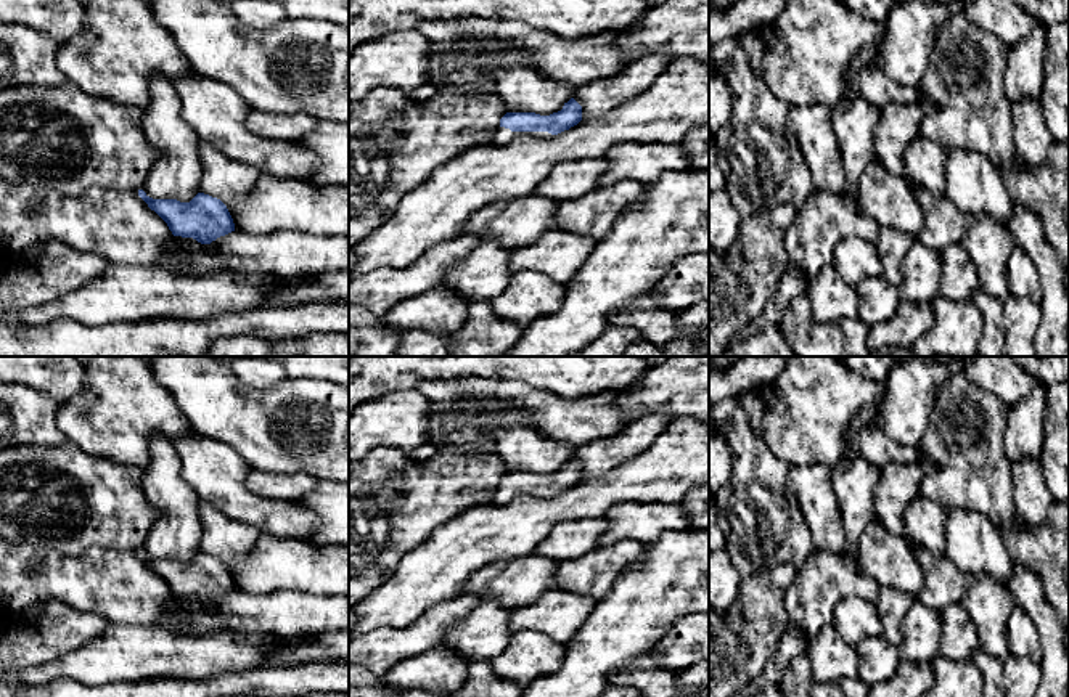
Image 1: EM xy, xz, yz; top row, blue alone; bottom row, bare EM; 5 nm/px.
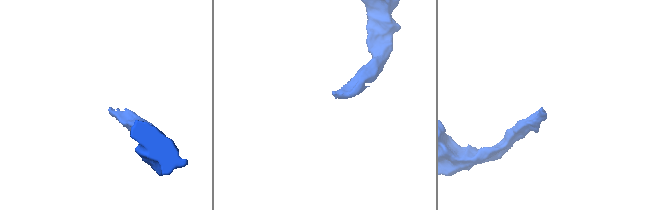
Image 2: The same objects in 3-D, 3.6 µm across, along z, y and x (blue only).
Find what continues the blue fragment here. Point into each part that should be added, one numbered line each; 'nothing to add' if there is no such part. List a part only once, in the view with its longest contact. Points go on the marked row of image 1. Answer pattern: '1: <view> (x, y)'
1: xz (503, 135)

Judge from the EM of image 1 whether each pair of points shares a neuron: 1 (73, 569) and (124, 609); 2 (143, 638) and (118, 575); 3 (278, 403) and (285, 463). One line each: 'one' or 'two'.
1: one
2: two
3: one

